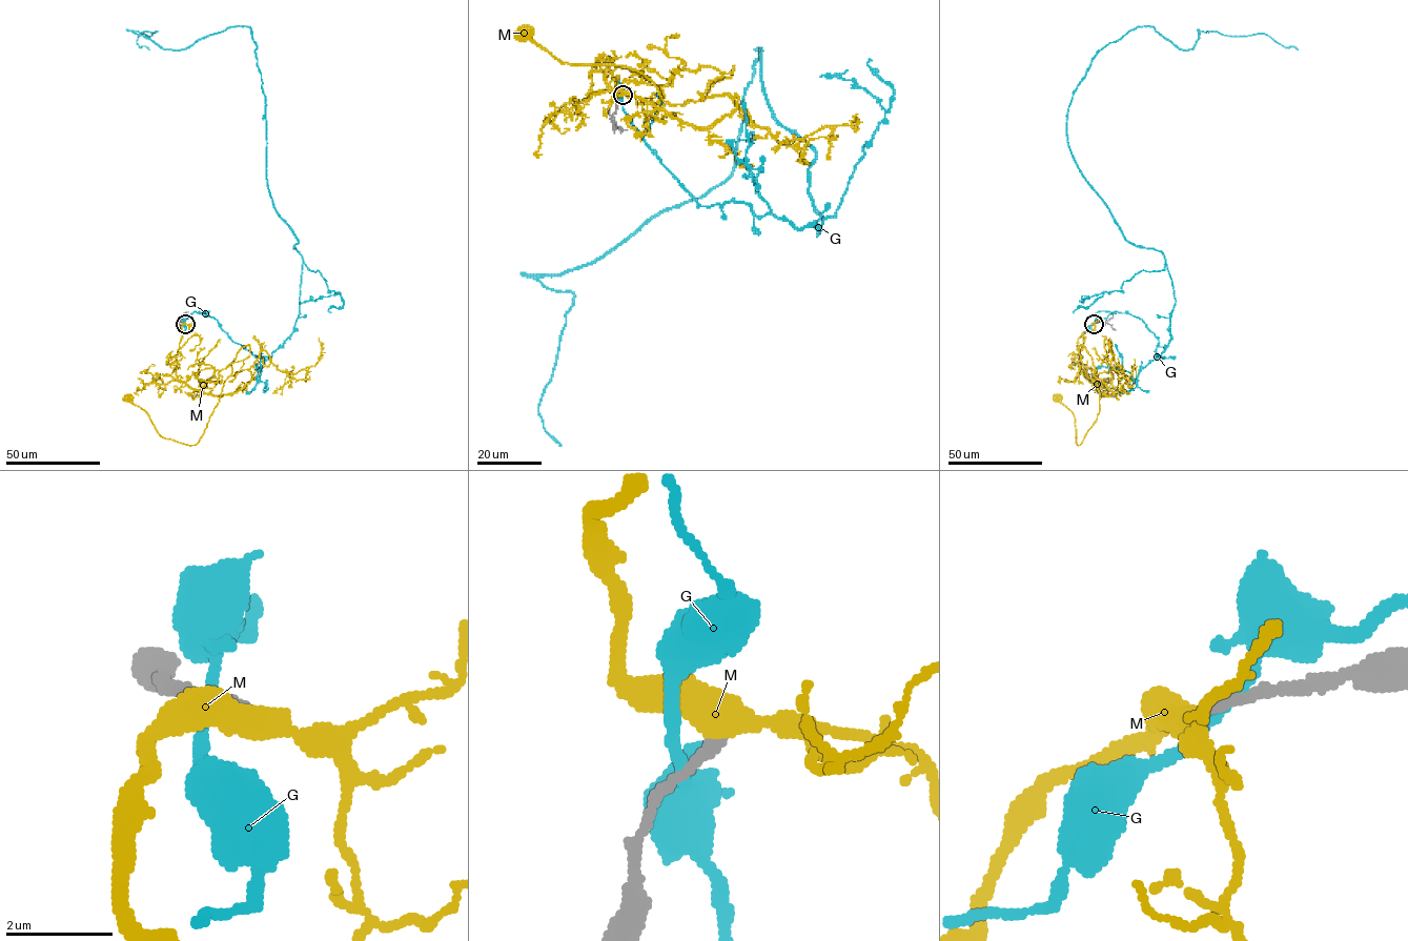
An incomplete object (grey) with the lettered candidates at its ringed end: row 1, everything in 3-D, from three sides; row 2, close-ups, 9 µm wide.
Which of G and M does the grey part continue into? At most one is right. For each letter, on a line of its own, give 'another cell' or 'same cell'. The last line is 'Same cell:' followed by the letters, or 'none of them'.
G: another cell
M: same cell
Same cell: M

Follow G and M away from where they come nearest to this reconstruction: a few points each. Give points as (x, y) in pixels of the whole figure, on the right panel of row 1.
G: (1095, 323), (1138, 316), (1164, 358), (1175, 303), (1072, 154), (1092, 58), (1144, 26), (1298, 49)
M: (1094, 323), (1078, 365), (1100, 393), (1113, 393), (1093, 369), (1099, 411), (1079, 445), (1058, 396)

